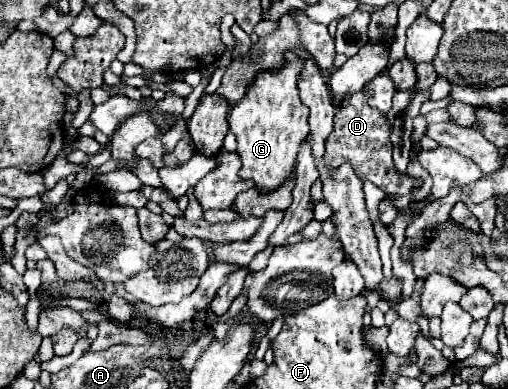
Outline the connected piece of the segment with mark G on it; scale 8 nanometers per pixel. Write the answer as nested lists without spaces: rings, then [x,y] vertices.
[[[292,50],[284,52],[284,66],[276,72],[258,72],[248,84],[246,94],[238,100],[230,114],[228,124],[236,134],[242,168],[240,176],[244,180],[254,180],[260,190],[274,190],[278,184],[292,176],[296,154],[308,132],[308,112],[298,94],[298,76],[304,68],[304,60]]]

